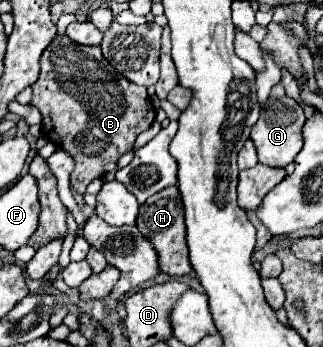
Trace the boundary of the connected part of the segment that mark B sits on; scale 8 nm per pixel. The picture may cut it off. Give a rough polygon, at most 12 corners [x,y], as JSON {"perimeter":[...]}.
{"perimeter":[[65,34],[33,106],[71,188],[117,170],[155,120],[147,88]]}

